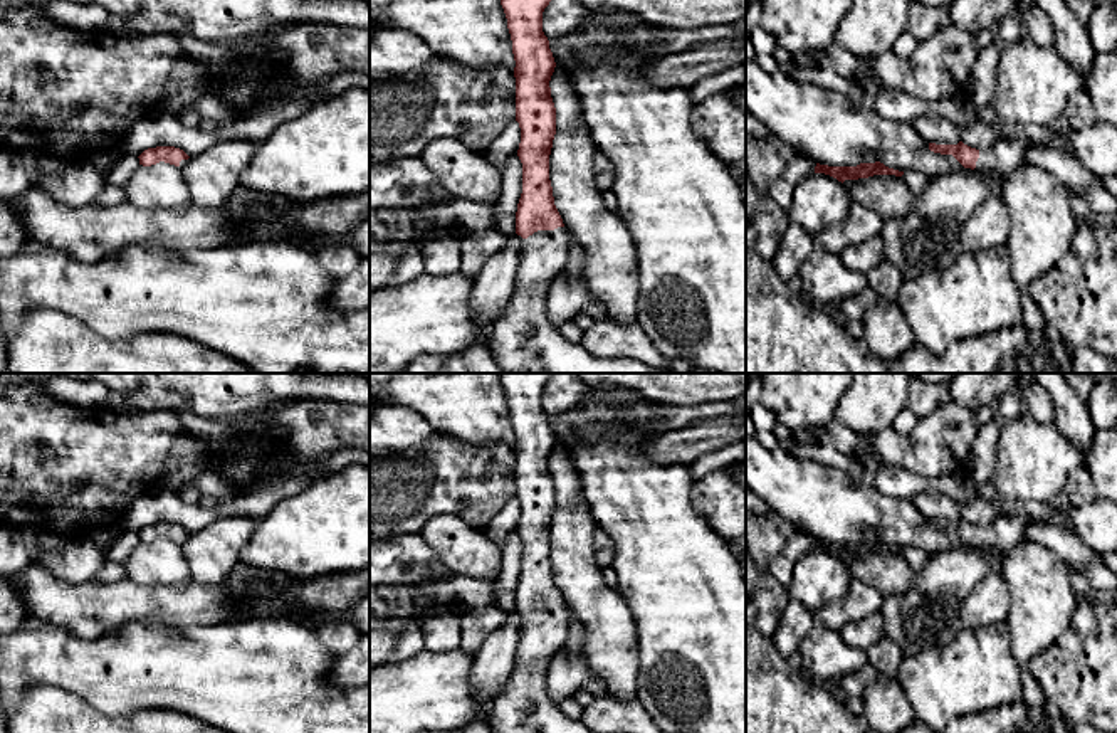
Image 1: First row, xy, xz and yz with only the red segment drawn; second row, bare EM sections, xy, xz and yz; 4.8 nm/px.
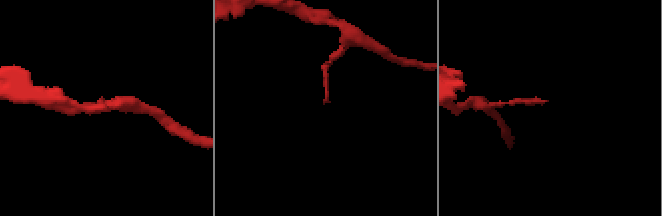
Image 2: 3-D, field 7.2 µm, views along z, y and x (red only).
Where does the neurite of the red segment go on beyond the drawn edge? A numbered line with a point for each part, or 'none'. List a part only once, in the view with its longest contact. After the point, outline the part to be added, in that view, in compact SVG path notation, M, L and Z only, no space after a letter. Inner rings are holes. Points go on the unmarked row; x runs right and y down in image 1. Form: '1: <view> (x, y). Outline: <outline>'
1: xz (524, 706). Outline: M564 604L522 617L516 669L485 720L494 733L596 733L568 718L546 689L551 659L568 641L568 620Z

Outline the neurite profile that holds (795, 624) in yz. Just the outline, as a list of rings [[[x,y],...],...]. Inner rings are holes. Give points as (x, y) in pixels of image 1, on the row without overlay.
[[[789,600],[771,637],[774,647],[784,659],[789,659],[800,651],[801,642],[815,625],[813,612],[805,609],[800,602]]]

